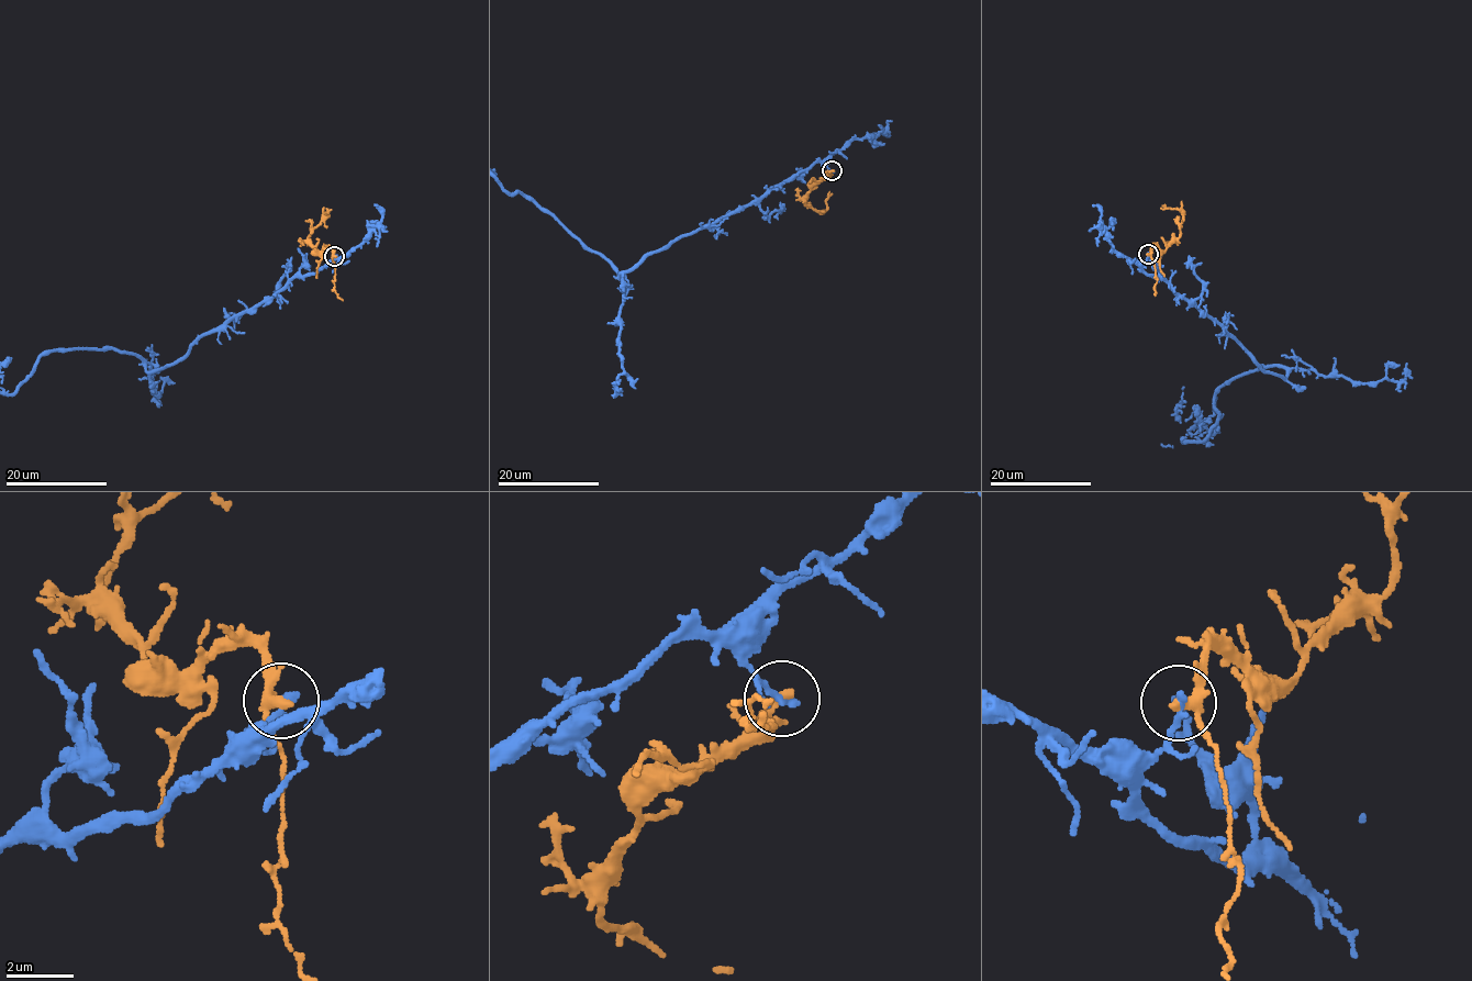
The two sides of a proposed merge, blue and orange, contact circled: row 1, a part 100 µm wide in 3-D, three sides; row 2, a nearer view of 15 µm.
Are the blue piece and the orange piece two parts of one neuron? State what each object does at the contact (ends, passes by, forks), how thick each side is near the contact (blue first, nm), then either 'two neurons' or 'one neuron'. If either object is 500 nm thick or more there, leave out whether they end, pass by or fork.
blue ends | orange passes by | 190/280 nm | two neurons

